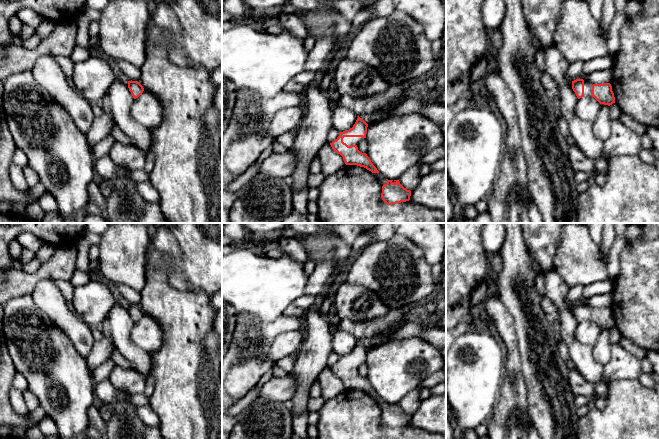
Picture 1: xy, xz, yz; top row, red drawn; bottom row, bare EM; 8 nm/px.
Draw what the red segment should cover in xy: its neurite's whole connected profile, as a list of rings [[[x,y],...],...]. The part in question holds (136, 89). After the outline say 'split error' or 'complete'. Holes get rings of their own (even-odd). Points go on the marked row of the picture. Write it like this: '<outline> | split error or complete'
[[[128,81],[128,88],[134,99],[138,98],[144,91],[143,86],[138,81]]] | complete

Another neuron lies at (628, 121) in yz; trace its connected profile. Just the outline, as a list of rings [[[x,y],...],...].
[[[621,113],[620,115],[620,121],[629,129],[635,131],[639,136],[642,136],[643,134],[647,133],[648,127],[640,123],[639,121],[635,120],[633,117]]]

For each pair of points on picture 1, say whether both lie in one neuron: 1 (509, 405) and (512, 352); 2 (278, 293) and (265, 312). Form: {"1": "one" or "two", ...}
{"1": "one", "2": "one"}

